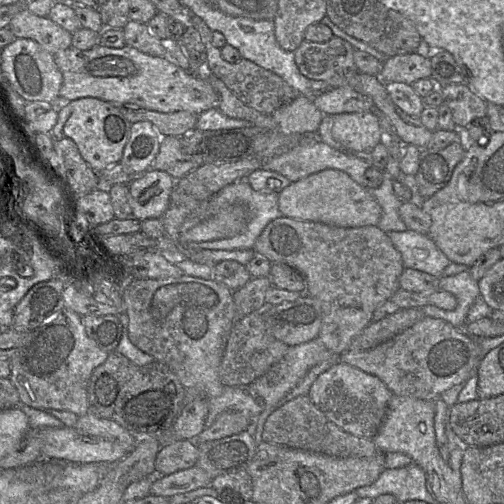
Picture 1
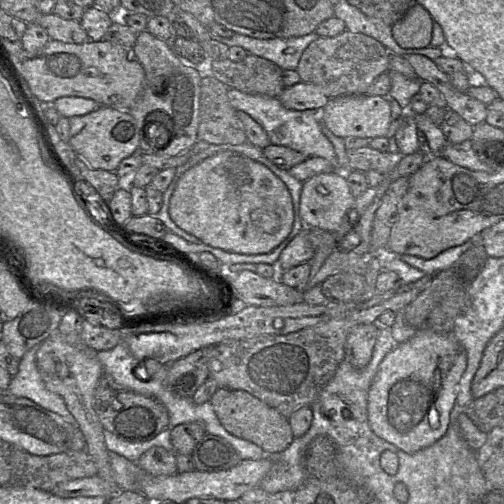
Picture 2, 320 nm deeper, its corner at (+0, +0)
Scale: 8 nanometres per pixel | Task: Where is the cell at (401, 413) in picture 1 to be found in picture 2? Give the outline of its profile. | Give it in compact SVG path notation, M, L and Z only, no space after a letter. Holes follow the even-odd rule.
M417 329L410 339L395 344L379 365L367 400L368 421L371 430L378 437L406 453L415 453L437 442L446 434L449 426L455 420L459 383L466 366L466 350L453 334L440 333L431 329Z

